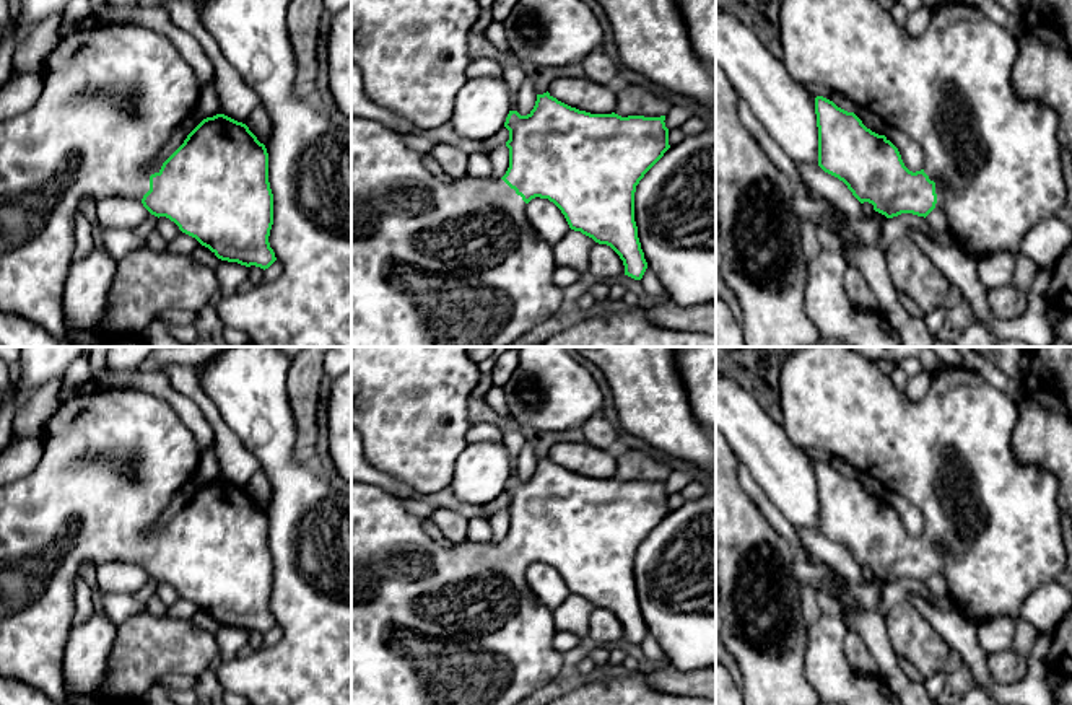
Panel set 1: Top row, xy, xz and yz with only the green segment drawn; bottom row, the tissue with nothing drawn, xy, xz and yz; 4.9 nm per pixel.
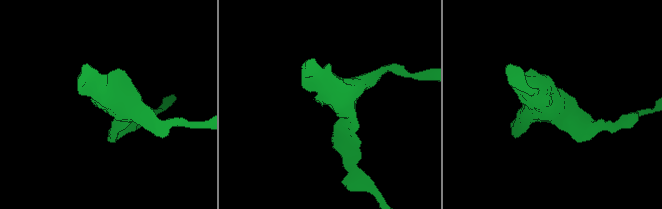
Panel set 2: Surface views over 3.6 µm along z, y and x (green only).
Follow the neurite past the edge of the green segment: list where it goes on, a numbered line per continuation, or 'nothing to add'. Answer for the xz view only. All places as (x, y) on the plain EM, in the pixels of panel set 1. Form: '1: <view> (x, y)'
1: xz (430, 626)

